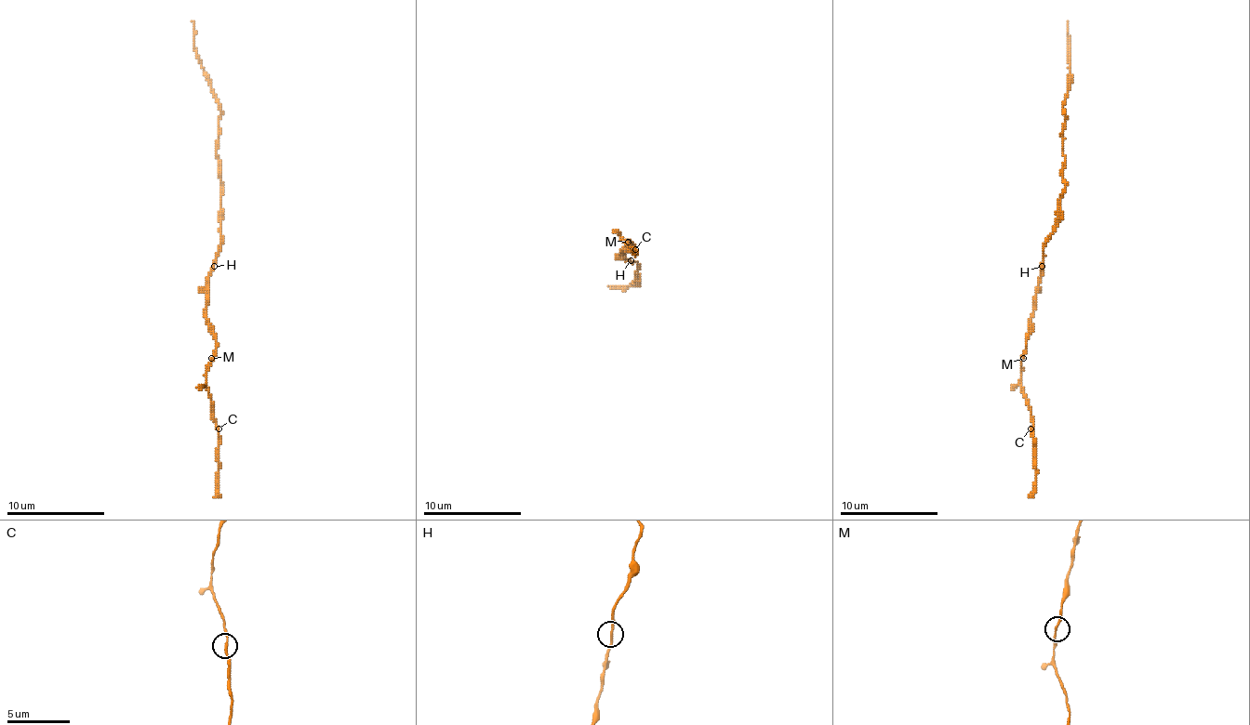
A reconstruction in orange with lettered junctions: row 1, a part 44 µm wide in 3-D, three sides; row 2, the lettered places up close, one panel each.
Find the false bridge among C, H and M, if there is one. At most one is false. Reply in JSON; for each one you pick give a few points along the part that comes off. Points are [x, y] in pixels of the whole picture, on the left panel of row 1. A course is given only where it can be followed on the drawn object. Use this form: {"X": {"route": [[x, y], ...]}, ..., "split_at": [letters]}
{"H": {"route": [[213, 265], [220, 239], [220, 187], [216, 153], [220, 104], [201, 65], [192, 21]]}, "split_at": ["H"]}

